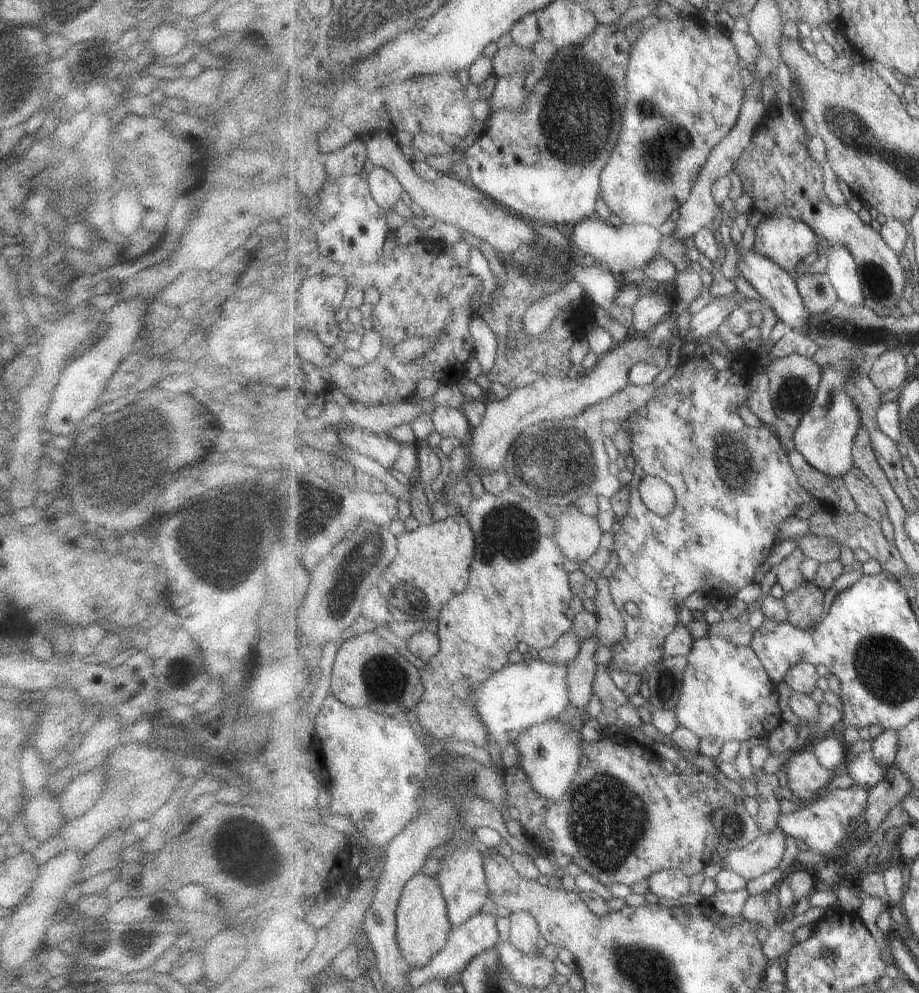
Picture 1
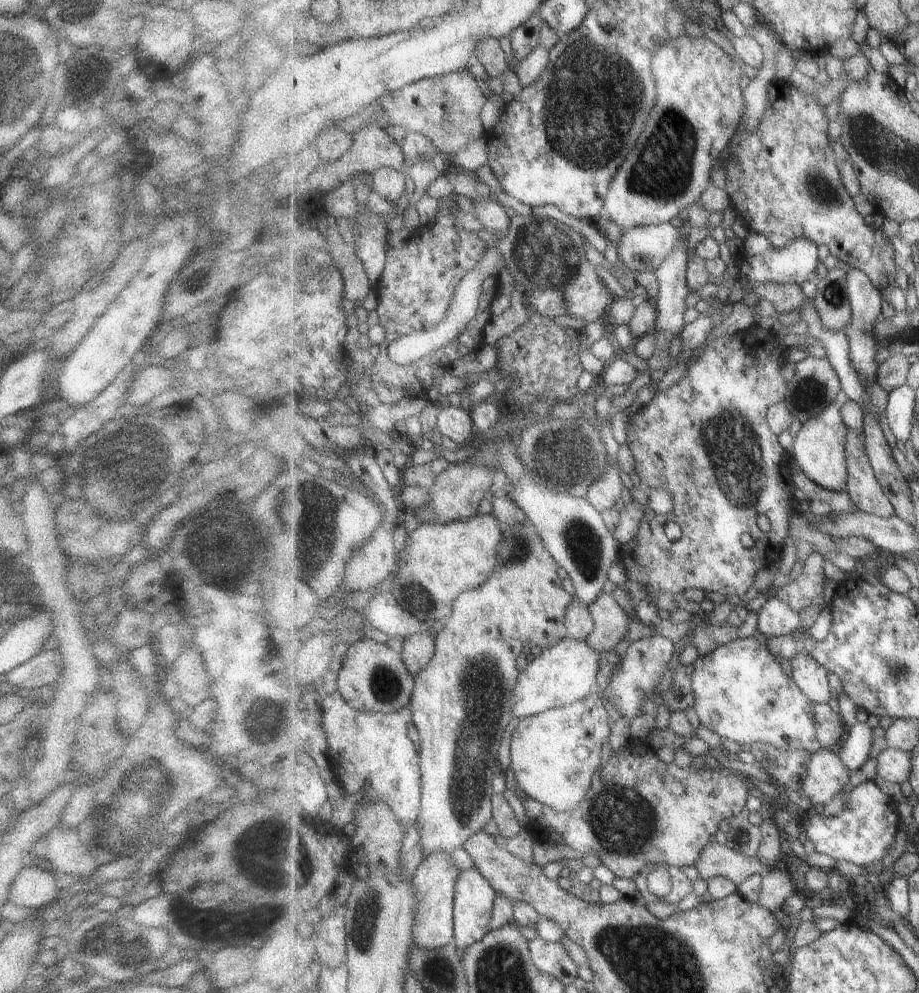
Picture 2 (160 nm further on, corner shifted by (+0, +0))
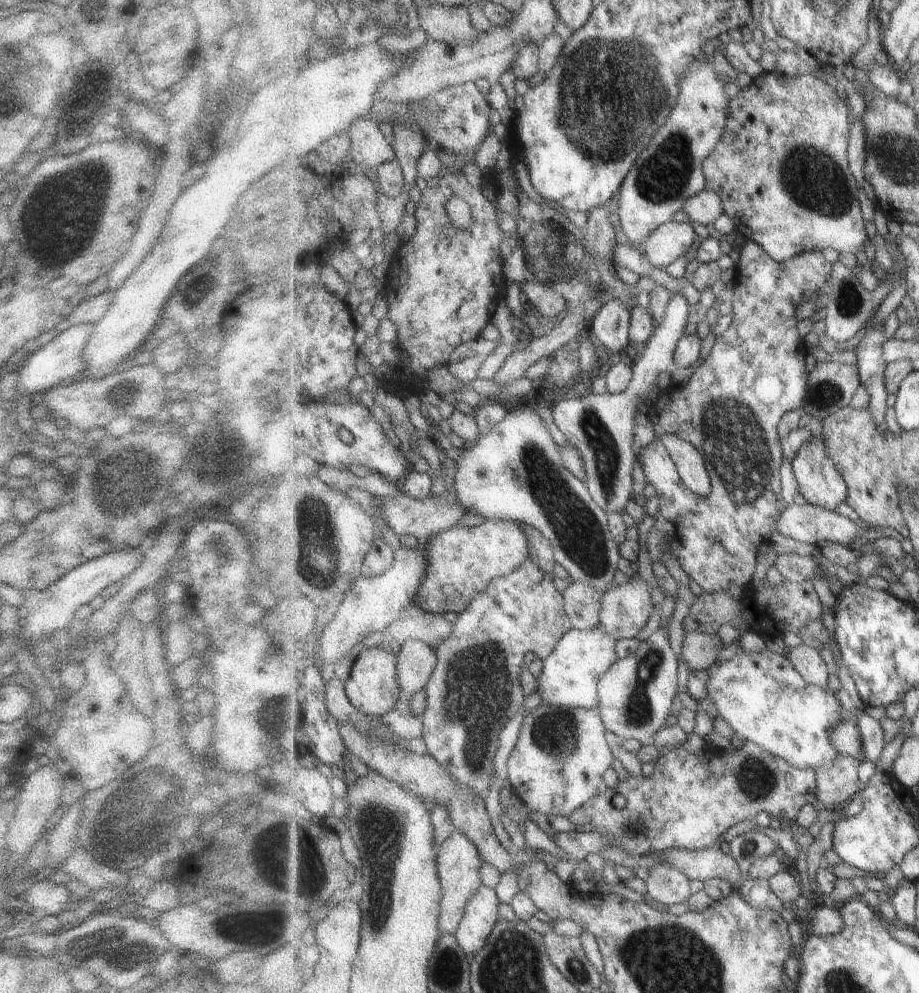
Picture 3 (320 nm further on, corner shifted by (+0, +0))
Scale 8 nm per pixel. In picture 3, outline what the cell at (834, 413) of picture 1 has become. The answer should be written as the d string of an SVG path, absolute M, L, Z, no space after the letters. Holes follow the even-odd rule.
M822 432L819 436L813 436L810 442L800 447L793 458L794 476L798 482L799 492L802 493L807 503L835 511L839 504L846 502L849 488L835 461L829 456Z

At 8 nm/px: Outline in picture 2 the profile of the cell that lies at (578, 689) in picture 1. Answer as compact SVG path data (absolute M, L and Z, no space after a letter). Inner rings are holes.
M611 593L601 594L589 610L594 620L593 630L586 638L589 646L598 653L613 650L627 636L631 618Z

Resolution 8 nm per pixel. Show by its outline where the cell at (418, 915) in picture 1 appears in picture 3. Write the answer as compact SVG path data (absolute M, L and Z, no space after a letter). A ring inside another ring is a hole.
M456 830L446 841L440 844L438 848L438 871L442 880L442 891L444 892L440 916L442 936L449 933L455 934L464 920L468 902L482 887L479 870L481 870L483 861L484 858L477 845L464 832Z

